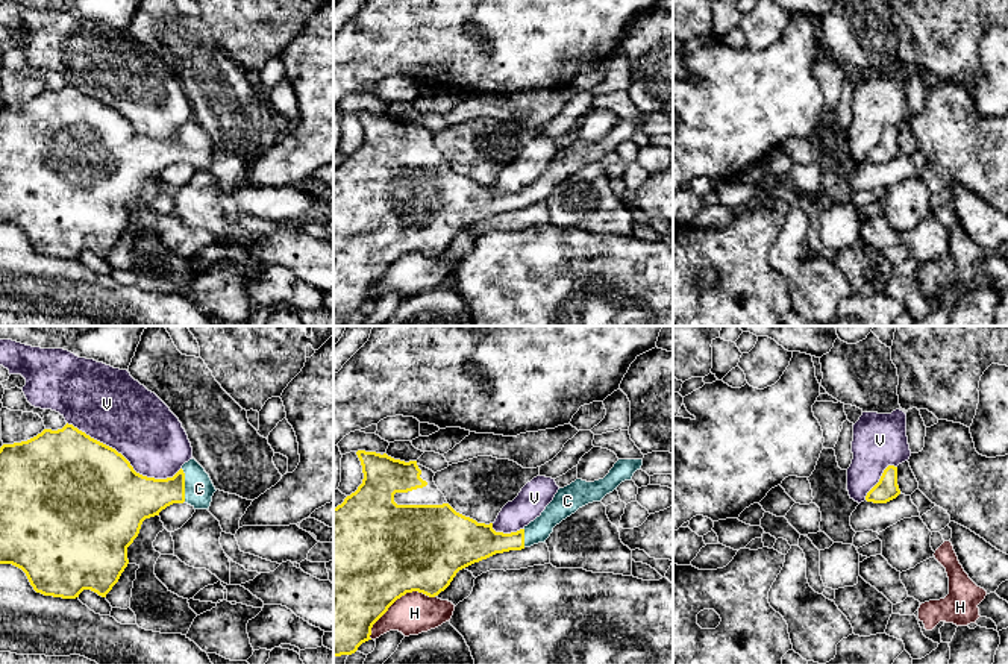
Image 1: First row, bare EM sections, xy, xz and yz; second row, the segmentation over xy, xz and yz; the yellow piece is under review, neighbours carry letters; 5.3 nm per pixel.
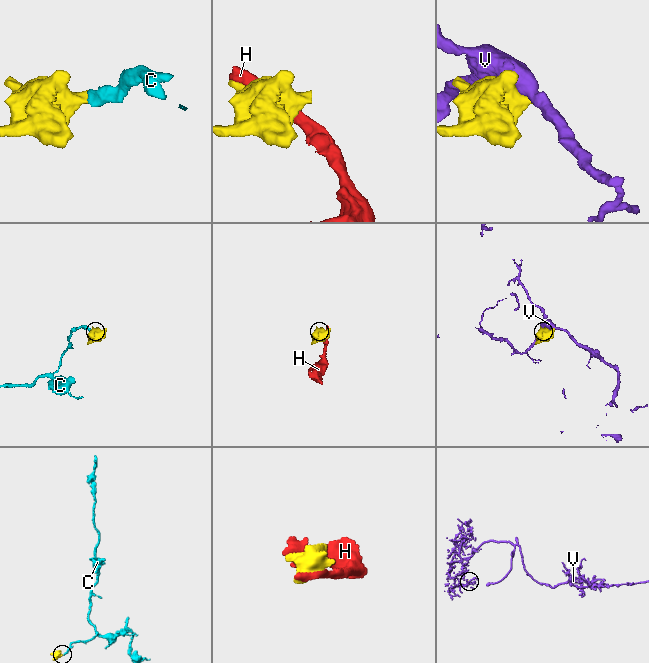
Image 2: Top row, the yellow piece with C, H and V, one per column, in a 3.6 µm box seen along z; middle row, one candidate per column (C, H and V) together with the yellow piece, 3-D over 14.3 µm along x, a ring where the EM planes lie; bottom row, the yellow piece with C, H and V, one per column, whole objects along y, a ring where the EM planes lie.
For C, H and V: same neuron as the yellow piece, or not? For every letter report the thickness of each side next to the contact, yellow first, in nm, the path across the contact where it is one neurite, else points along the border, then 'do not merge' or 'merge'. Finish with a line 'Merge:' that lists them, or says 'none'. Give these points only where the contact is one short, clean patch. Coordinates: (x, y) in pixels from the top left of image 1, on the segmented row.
C: 240 nm thick on the yellow side, 160 nm on the other; merge
H: 500 nm thick on the yellow side, 220 nm on the other; do not merge
V: 500 nm thick on the yellow side, 380 nm on the other; do not merge
Merge: C

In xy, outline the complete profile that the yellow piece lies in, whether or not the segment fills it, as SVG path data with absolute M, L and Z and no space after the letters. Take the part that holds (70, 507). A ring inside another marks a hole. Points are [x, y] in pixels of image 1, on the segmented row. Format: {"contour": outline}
{"contour": "M73 424L0 447L0 564L21 568L36 593L76 599L83 590L102 597L129 564L127 547L146 518L173 503L209 509L215 487L193 458L167 479L133 470L115 449Z"}

